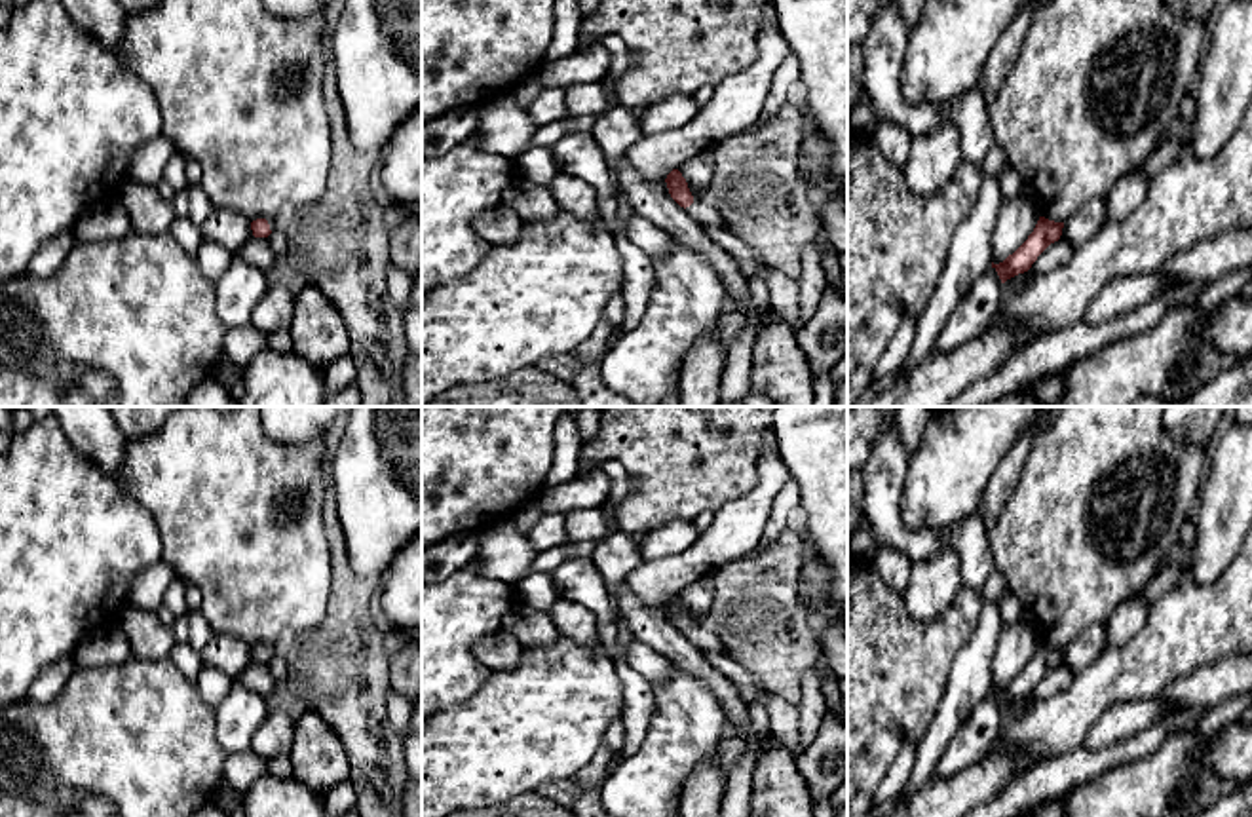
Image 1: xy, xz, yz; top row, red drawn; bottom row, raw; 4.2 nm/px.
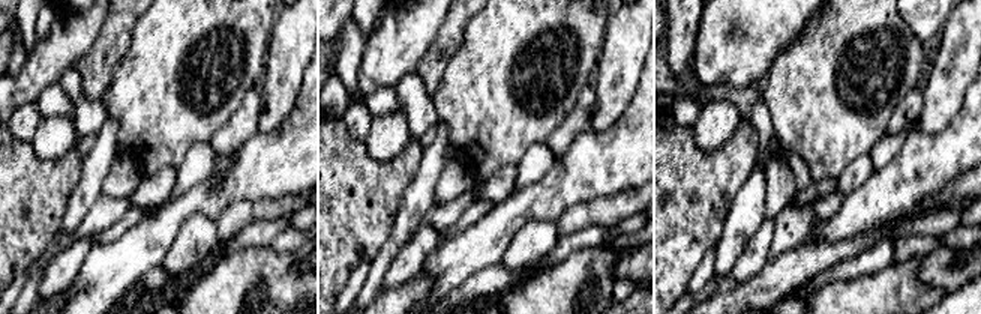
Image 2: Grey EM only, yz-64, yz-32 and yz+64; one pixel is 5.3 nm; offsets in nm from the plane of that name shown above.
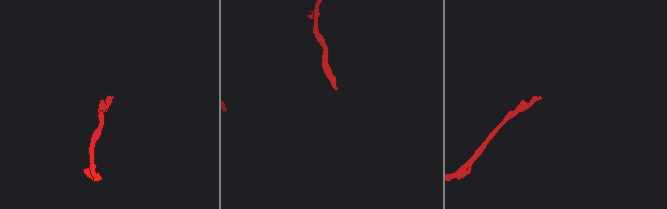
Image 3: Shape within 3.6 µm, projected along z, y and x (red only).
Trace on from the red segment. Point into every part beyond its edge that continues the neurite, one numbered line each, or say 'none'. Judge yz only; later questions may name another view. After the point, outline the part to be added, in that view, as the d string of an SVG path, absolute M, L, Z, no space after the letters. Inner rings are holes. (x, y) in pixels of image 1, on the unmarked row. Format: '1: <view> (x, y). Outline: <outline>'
none

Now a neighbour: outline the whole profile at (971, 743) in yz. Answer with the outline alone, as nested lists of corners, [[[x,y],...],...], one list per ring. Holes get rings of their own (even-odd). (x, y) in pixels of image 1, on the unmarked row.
[[[996,694],[984,697],[946,745],[933,779],[950,779],[982,762],[1001,733],[1001,711]]]

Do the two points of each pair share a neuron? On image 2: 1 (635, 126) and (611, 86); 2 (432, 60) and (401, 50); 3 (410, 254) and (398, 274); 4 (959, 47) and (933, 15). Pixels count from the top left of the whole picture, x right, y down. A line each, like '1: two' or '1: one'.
1: two
2: two
3: one
4: two

